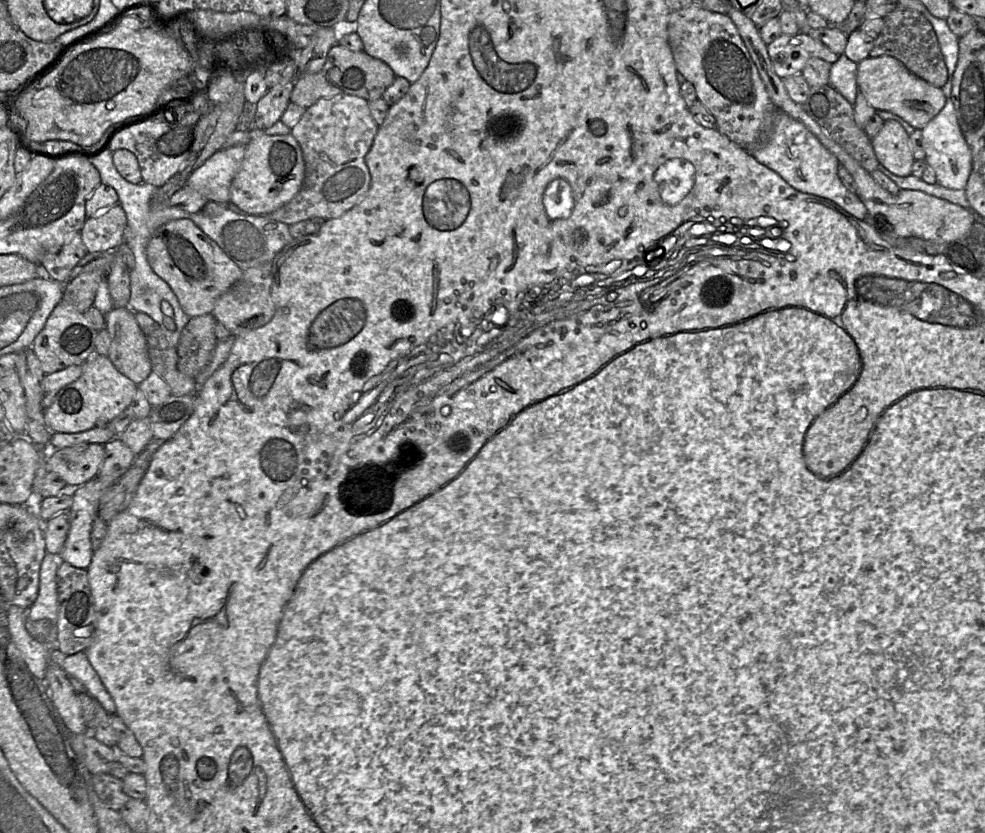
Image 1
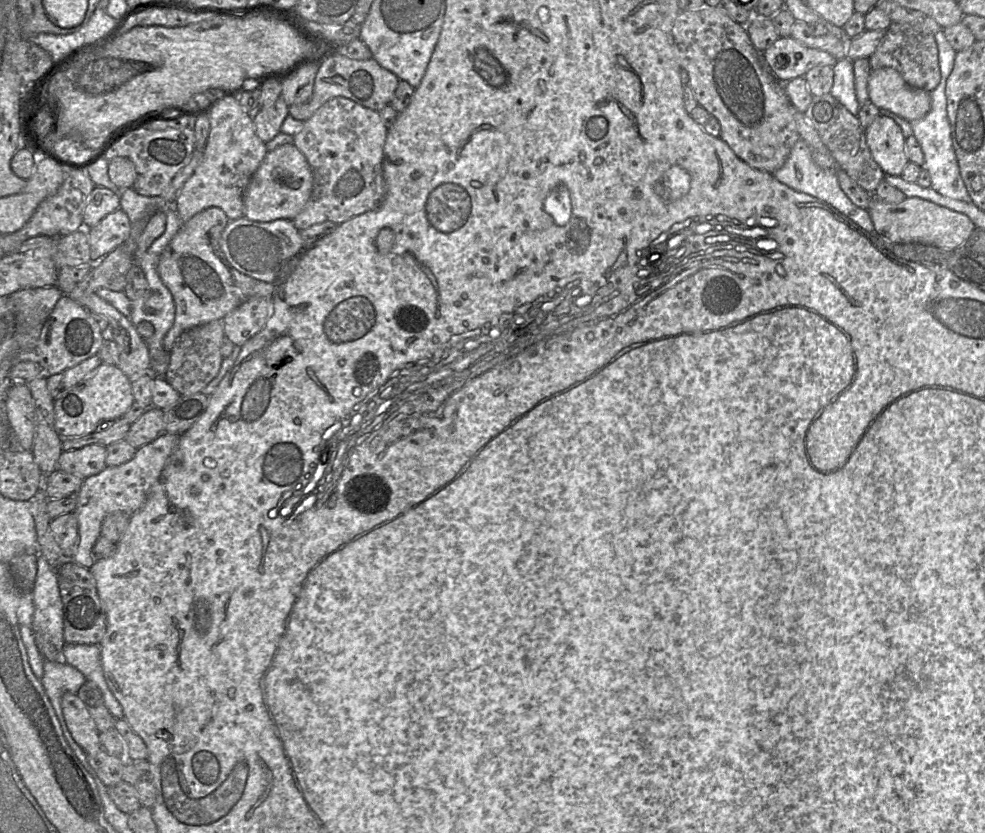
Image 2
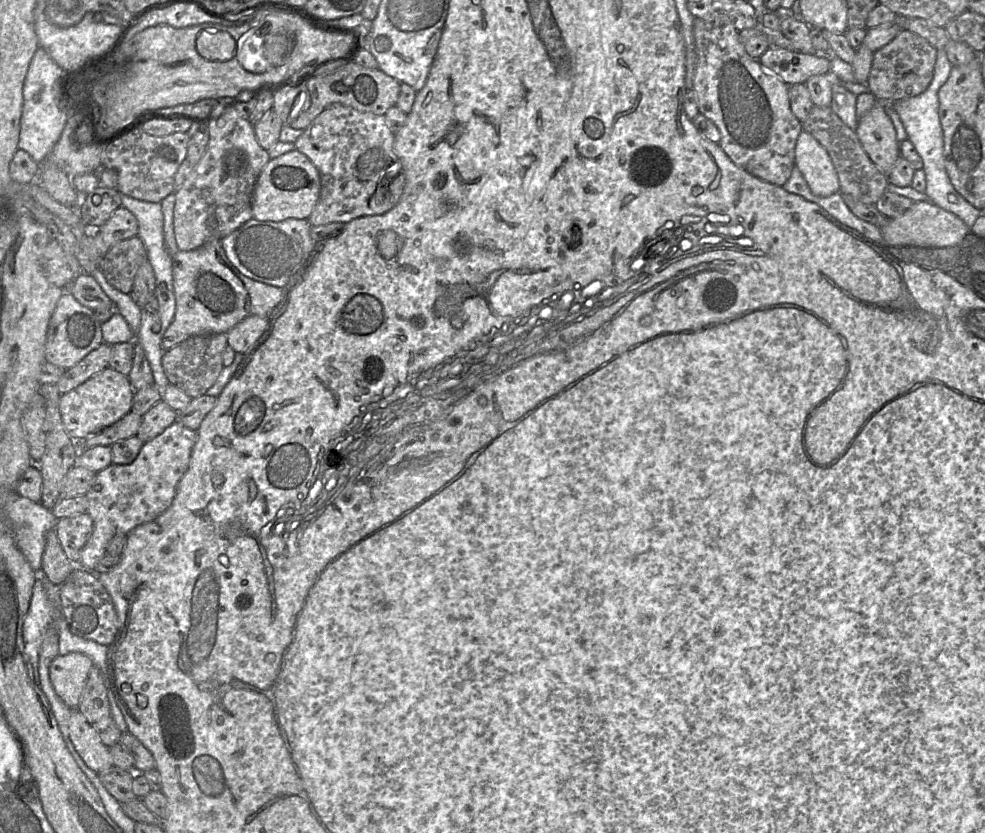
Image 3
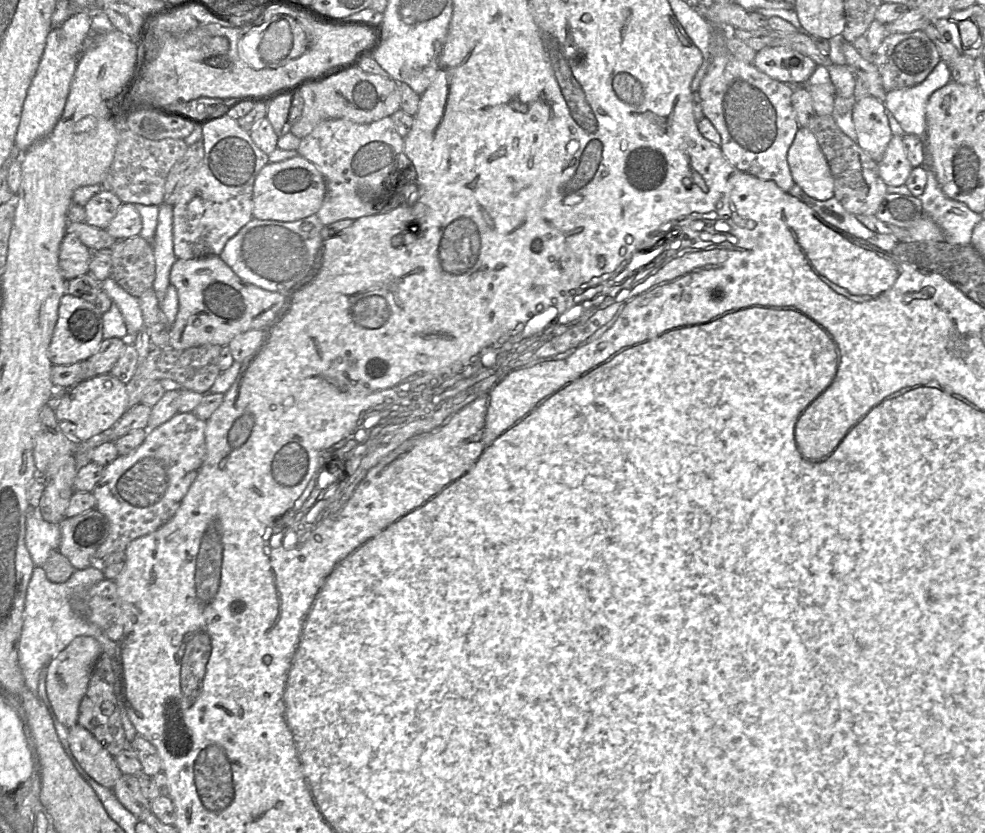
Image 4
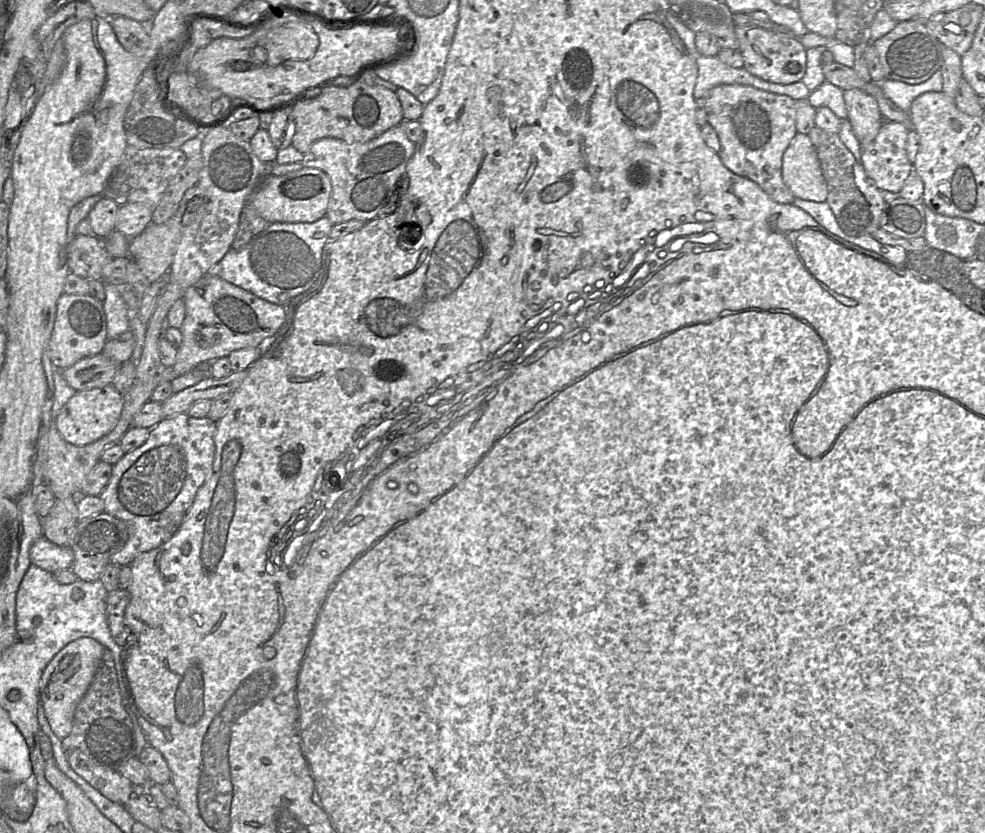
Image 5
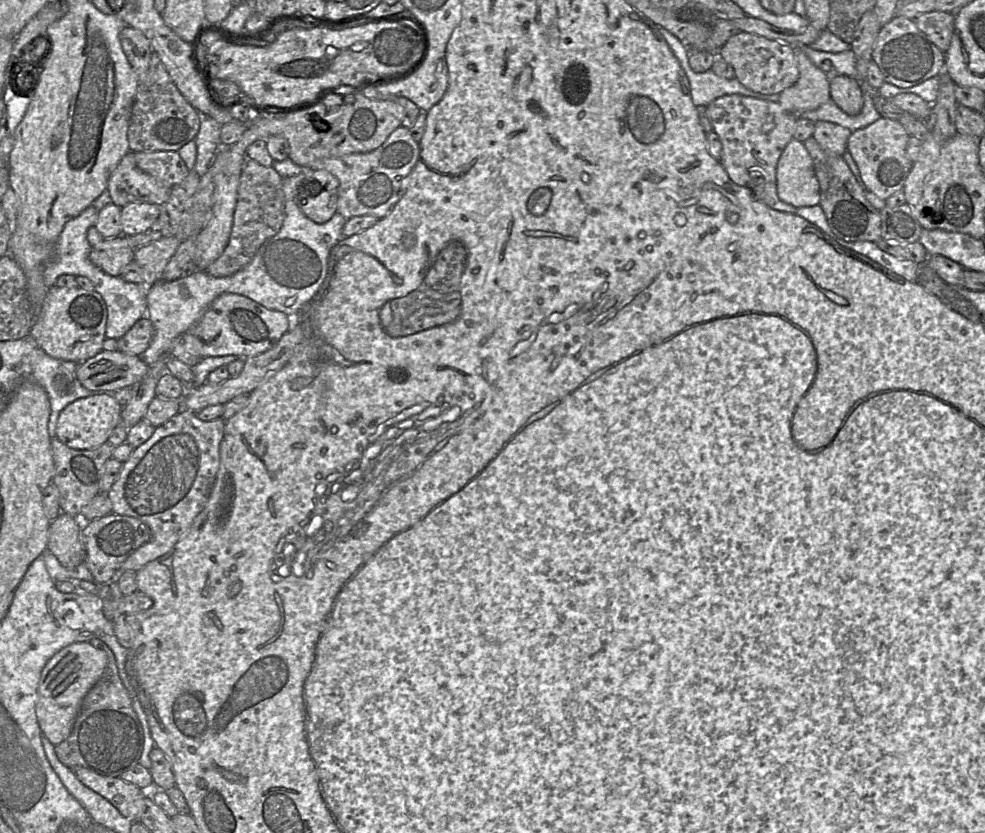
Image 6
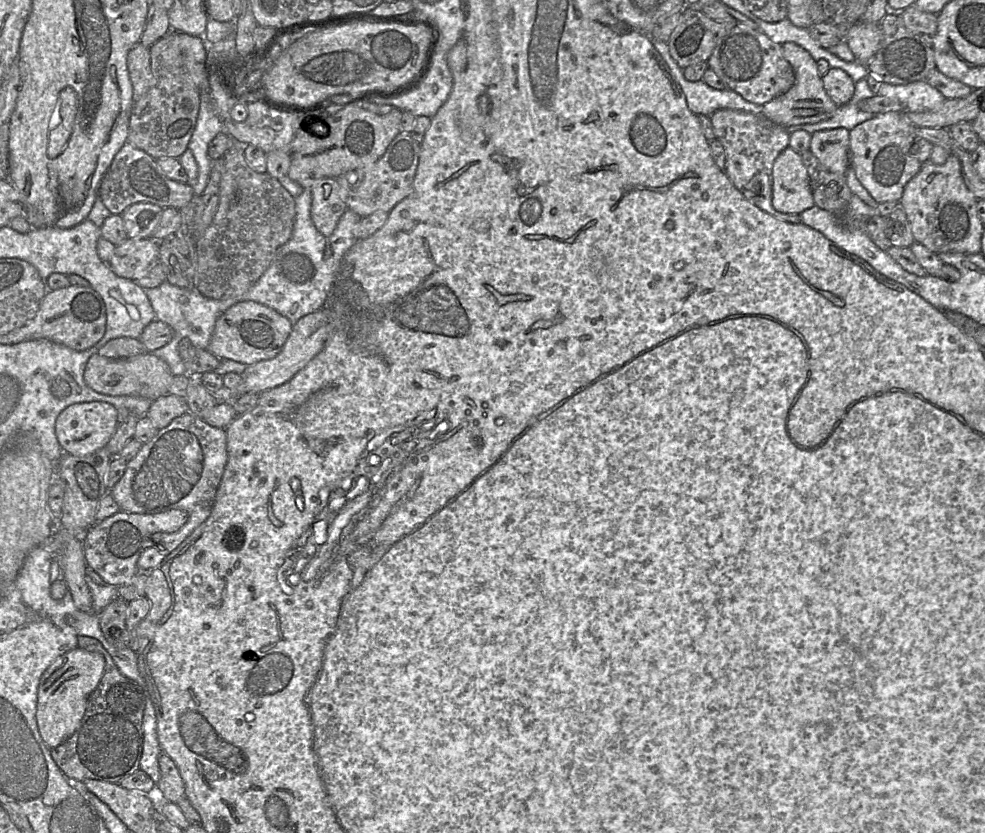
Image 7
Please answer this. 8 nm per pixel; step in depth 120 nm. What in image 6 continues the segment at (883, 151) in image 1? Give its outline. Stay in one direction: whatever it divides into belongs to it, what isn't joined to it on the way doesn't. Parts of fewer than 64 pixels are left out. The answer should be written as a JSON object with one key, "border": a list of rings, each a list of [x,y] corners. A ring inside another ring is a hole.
{"border":[[[838,75],[829,80],[830,96],[845,113],[857,115],[861,112],[864,99],[860,83],[849,76]]]}

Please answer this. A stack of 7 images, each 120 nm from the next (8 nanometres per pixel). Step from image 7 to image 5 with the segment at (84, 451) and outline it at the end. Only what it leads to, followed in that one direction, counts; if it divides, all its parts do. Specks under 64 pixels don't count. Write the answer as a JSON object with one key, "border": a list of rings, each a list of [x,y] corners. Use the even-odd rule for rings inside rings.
{"border":[[[113,386],[77,391],[60,409],[54,425],[70,444],[85,446],[105,436],[118,422],[124,405],[123,395]]]}

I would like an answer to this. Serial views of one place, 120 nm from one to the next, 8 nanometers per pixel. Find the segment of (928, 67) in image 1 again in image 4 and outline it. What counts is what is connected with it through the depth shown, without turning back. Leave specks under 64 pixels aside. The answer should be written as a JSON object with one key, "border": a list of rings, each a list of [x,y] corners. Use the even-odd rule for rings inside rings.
{"border":[[[924,30],[887,34],[877,49],[873,63],[877,67],[885,91],[910,88],[923,82],[941,61],[936,45]]]}

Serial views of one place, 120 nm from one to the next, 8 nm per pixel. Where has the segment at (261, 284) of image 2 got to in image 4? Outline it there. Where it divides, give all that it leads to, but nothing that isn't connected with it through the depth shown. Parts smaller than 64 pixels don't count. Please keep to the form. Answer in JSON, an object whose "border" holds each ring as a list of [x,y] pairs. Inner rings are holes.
{"border":[[[220,256],[190,260],[177,259],[170,270],[169,282],[176,288],[179,298],[177,317],[169,330],[169,346],[175,350],[206,344],[228,346],[230,341],[241,333],[267,328],[285,303],[284,295],[261,289],[241,280]]]}

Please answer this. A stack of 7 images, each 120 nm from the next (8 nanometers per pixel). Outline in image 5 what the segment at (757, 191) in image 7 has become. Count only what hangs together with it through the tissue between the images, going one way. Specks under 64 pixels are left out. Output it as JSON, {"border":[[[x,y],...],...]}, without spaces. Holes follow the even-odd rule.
{"border":[[[722,84],[704,96],[708,123],[716,131],[722,163],[734,174],[755,182],[773,201],[792,204],[795,199],[782,178],[783,154],[797,134],[797,101],[749,85]]]}

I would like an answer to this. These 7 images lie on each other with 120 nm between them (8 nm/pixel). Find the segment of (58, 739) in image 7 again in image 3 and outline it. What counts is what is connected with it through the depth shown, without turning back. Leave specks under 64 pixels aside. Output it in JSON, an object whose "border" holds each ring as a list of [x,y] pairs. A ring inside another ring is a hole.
{"border":[[[72,652],[56,656],[50,664],[50,680],[59,698],[76,709],[85,687],[92,660],[85,654]]]}

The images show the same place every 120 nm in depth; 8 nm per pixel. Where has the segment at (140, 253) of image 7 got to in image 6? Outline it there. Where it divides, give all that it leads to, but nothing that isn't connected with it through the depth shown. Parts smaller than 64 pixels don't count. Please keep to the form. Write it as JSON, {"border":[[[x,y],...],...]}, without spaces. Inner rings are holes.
{"border":[[[125,235],[103,239],[92,246],[90,261],[105,273],[119,277],[123,268],[134,260],[135,250],[130,246]]]}

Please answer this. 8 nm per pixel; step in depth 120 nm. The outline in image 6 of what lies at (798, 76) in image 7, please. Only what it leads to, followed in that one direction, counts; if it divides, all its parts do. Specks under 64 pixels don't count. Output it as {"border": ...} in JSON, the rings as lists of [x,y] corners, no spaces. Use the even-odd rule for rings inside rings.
{"border":[[[795,49],[795,58],[799,69],[799,78],[790,88],[785,89],[777,101],[781,107],[793,114],[800,114],[805,111],[817,109],[830,100],[830,85],[826,73],[815,66],[811,60],[800,50]]]}

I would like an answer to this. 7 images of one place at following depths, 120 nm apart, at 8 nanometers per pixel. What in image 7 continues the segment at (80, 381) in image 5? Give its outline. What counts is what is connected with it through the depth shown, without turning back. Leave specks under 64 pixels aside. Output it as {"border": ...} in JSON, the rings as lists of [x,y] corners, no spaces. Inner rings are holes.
{"border":[[[149,352],[125,359],[110,359],[95,353],[86,363],[83,378],[89,388],[100,394],[139,396],[154,401],[168,393],[173,375],[165,361]]]}

